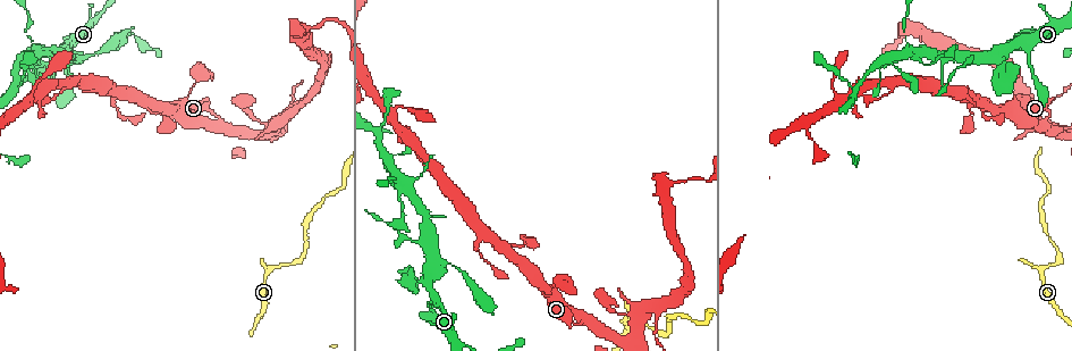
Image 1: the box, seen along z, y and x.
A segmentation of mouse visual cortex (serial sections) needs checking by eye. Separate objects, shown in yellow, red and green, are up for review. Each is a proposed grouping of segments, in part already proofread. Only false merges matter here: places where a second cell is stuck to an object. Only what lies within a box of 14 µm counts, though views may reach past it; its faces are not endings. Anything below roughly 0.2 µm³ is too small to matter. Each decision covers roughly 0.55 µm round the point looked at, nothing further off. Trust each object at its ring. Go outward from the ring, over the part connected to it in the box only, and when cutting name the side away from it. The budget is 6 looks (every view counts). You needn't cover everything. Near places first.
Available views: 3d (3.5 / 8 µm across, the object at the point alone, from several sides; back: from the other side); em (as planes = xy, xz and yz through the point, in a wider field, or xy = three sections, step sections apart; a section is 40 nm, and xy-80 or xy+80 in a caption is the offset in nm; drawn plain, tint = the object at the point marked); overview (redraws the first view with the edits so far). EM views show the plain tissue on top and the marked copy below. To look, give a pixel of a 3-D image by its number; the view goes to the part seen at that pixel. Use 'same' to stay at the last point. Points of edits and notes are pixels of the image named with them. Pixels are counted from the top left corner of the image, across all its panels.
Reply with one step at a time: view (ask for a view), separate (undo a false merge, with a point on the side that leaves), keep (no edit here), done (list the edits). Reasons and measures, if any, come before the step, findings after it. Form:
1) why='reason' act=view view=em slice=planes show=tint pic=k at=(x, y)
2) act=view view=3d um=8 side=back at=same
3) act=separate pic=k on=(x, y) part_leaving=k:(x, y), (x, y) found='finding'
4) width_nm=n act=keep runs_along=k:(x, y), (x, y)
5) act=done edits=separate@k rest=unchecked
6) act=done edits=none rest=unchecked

why='thin neck' act=view view=3d um=3.5 pic=1 at=(282, 264)

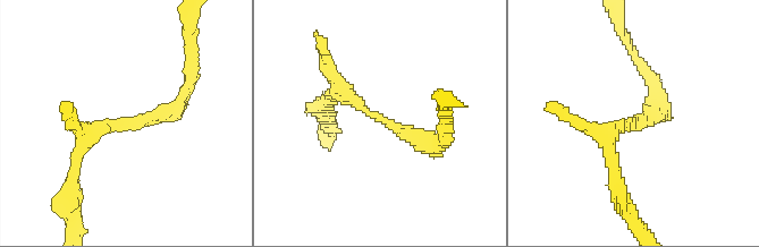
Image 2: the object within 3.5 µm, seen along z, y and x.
act=view view=em slice=planes show=tint pic=2 at=(628, 129)

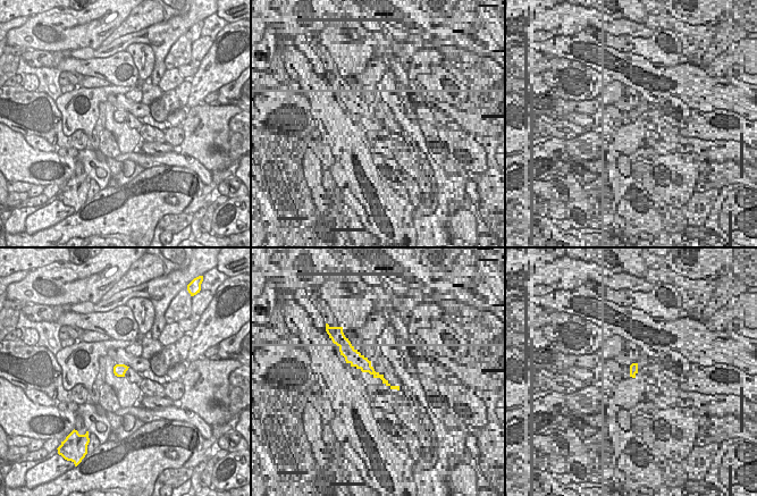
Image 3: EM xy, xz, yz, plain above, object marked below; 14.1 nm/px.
act=keep runs_along=2:(76, 169), (100, 127), (152, 120), (180, 96) found='continuous, no second cell'

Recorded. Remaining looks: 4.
why='sharp bend' act=view view=3d um=3.5 pic=1 at=(1067, 128)

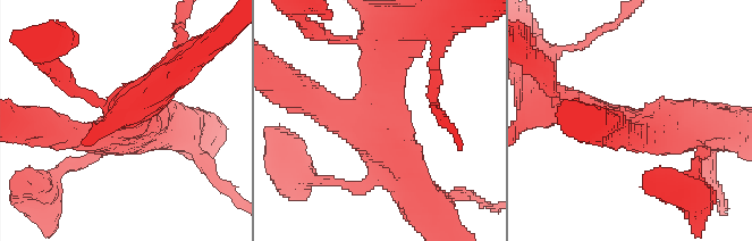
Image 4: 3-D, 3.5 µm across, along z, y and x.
arms=3 arm_widths_nm=400,400,600 why='now the EM' act=view view=em slice=xy step=2 show=tint pic=4 at=(380, 103)

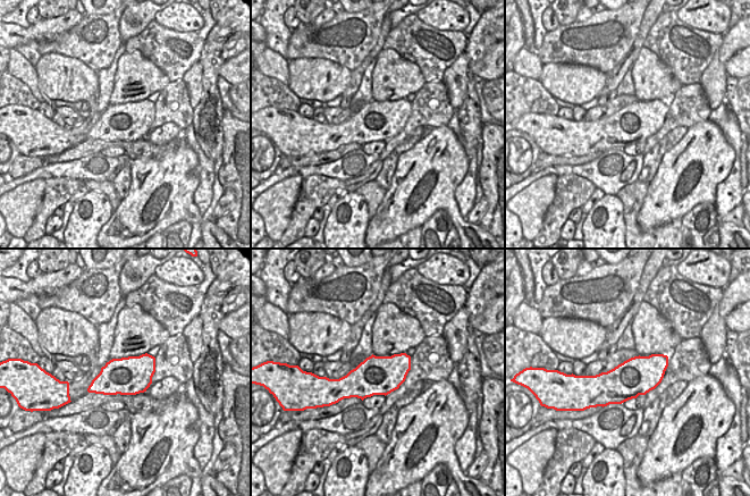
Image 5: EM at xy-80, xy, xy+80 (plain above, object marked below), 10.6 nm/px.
act=view view=em slice=xy step=3 show=tint at=same

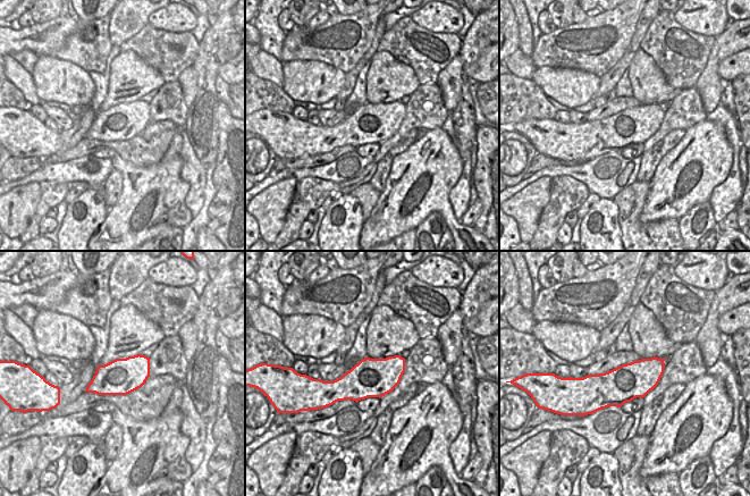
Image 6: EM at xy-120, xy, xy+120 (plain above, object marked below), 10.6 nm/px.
act=keep found='continuous, no second cell'

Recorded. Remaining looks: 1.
act=done edits=none rest=unchecked

